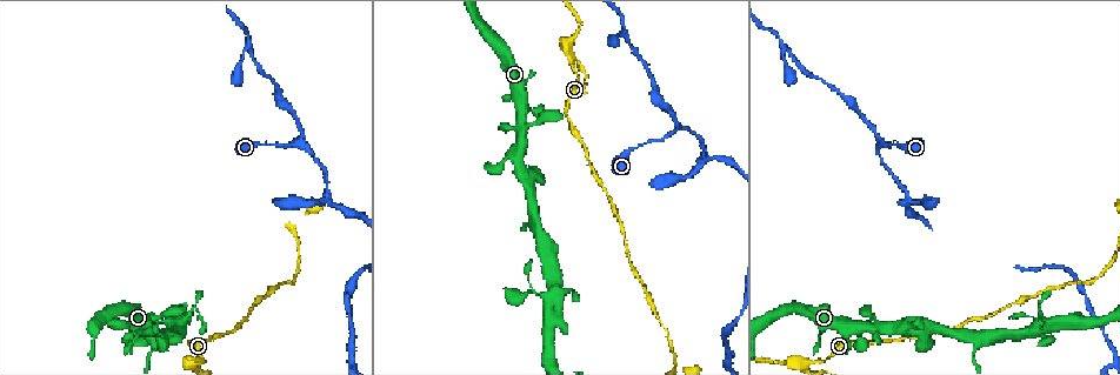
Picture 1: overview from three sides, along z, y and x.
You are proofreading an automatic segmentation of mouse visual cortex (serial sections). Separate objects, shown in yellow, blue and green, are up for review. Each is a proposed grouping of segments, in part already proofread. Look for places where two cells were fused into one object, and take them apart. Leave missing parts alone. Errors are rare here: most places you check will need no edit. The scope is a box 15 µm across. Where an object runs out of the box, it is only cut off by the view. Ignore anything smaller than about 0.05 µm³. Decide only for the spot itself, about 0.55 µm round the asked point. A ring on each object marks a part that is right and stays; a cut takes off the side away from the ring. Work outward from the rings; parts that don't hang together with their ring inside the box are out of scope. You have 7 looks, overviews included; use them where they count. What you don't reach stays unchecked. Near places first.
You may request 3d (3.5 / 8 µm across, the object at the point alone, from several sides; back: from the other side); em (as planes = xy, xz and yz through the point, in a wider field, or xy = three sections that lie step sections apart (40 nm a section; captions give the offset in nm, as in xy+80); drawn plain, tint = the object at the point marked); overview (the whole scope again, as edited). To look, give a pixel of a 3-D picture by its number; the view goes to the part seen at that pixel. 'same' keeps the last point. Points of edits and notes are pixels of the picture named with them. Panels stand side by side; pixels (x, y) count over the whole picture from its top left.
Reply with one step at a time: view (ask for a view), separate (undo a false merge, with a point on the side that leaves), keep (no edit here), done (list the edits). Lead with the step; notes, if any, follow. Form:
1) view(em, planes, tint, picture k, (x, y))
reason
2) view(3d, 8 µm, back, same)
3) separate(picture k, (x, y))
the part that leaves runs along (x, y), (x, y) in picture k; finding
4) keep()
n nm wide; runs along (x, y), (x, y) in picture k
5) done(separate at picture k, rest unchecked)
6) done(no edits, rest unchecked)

view(3d, 3.5 µm, picture 1, (521, 126))
thin neck

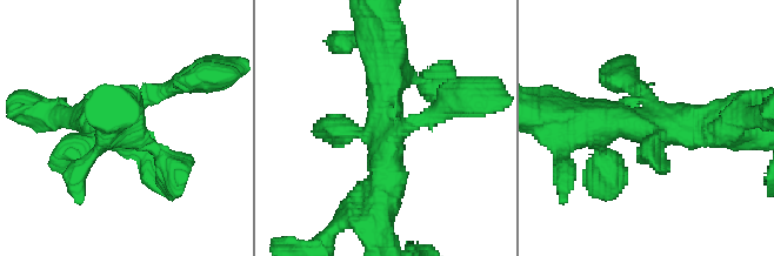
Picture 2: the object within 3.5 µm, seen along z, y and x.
view(em, xy, step 2, tint, picture 2, (651, 127))

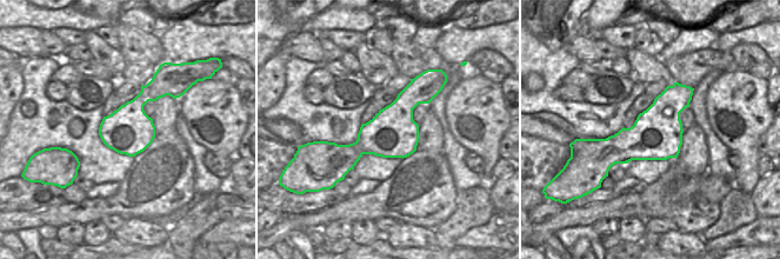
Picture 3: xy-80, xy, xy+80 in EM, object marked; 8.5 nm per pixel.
keep()
420 nm wide; runs along (575, 120), (701, 127), (732, 116) in picture 2; all the same cell

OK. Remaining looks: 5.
view(3d, 3.5 µm, picture 1, (296, 146))
three arms meet

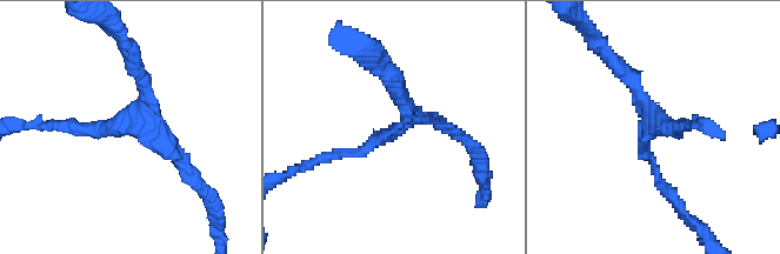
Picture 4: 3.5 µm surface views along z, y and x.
view(em, planes, tint, picture 4, (129, 122))

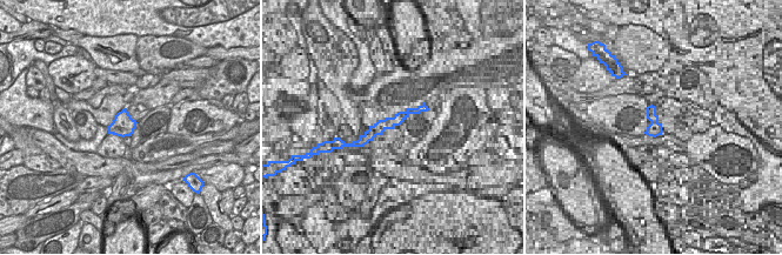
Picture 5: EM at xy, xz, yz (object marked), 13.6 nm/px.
view(em, xy, step 2, tint, same)
cut it another way

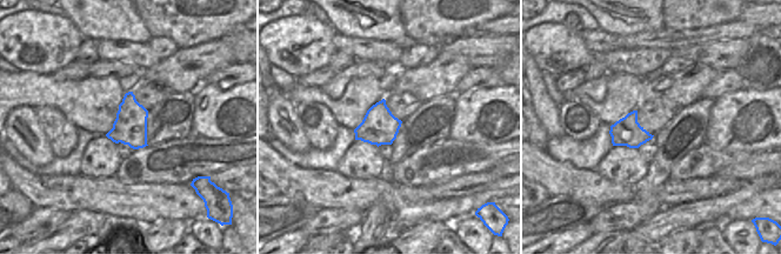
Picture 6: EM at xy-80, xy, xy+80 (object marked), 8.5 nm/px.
keep()
runs along (58, 124), (130, 124), (188, 171) in picture 4; one cell here

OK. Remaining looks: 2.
view(3d, 3.5 µm, picture 1, (703, 158))

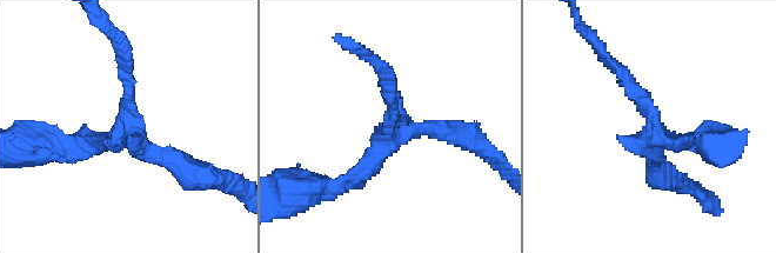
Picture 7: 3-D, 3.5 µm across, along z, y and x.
view(em, xy, step 2, tint, picture 7, (125, 135))
shape alone is not enough

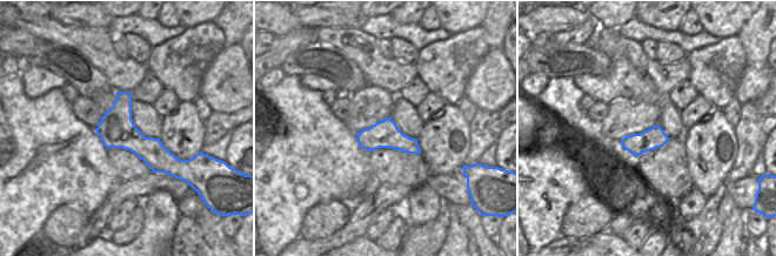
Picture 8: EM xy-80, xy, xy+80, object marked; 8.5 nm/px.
keep()
runs along (616, 67), (659, 135), (713, 146) in picture 7; all the same cell

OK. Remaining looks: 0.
done(no edits, rest unchecked)

